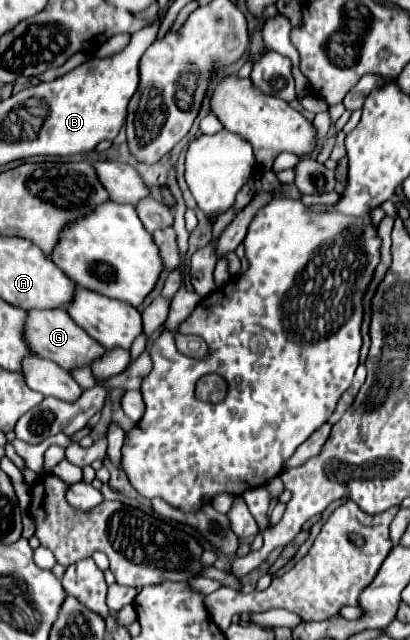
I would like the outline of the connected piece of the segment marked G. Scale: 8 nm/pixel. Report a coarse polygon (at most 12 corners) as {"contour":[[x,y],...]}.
{"contour":[[66,309],[28,311],[30,349],[66,371],[104,347]]}

